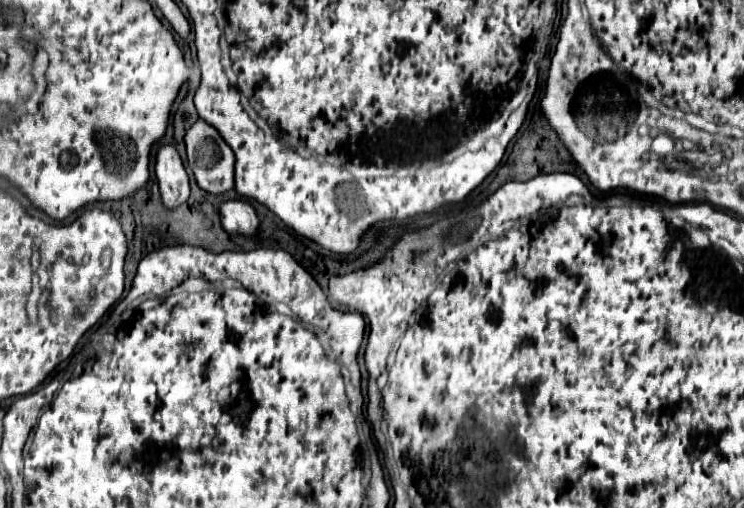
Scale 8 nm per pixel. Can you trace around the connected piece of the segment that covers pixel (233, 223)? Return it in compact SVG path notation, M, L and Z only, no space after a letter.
M225 200L219 208L221 224L227 232L239 232L239 234L255 234L259 220L253 210L253 206L245 200Z

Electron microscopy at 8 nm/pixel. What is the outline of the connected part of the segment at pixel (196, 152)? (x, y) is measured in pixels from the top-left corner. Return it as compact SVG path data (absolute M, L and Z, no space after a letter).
M197 120L185 134L185 146L189 168L203 190L221 194L233 188L235 156L213 126Z

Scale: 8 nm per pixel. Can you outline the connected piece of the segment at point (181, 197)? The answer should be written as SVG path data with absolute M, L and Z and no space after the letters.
M165 144L157 150L155 176L159 180L163 204L167 208L177 208L189 198L189 176L183 168L181 156L171 144Z

